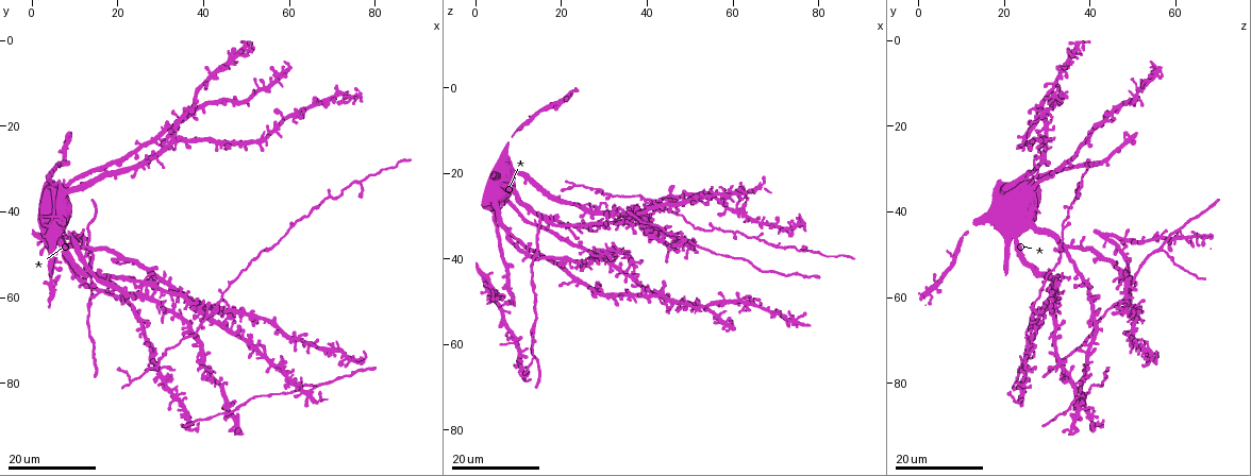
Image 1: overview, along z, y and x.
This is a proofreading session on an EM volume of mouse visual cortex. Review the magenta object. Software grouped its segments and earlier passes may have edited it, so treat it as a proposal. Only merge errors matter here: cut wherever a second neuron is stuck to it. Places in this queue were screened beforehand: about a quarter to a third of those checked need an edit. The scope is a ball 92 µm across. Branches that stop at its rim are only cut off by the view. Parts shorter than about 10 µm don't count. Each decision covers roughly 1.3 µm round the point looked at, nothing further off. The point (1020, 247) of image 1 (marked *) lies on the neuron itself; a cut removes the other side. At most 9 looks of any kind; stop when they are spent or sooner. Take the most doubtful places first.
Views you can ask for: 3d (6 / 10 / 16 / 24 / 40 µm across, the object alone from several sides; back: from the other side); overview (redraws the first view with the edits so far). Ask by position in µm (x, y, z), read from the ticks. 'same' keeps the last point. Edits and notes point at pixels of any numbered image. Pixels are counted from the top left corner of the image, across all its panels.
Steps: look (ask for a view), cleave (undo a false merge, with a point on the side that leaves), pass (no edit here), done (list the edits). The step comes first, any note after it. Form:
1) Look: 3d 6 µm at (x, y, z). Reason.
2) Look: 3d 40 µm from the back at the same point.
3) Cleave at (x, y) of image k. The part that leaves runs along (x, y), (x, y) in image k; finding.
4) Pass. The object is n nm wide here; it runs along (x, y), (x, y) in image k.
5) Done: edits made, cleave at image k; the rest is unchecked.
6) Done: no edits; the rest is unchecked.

Look: 3d 24 µm at (41.0, 64.5, 26.5). Four or more arms meet.

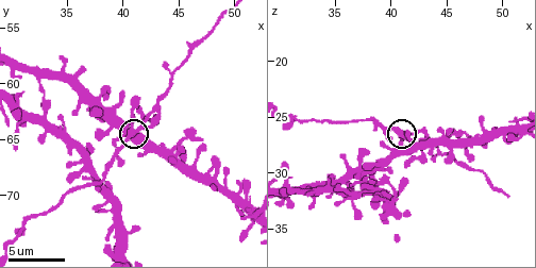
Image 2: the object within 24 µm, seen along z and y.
Look: 3d 10 µm at (41.0, 64.2, 26.6).

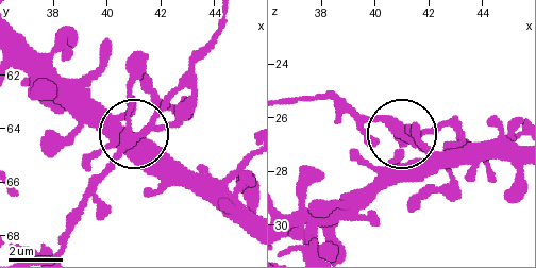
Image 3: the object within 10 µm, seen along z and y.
Pass. Continuous, no second neuron.

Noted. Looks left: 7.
Look: 3d 16 µm at (13.0, 44.5, 60.5). Arms part here.

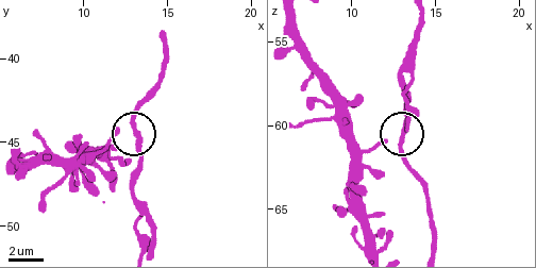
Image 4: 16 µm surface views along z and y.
Look: 3d 10 µm at (13.1, 44.1, 60.9).

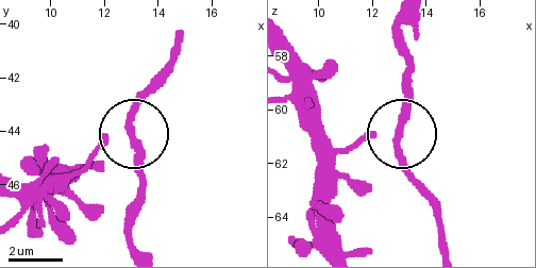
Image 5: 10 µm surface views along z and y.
Pass. 3 arms meet here; all the same neuron.

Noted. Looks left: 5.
Look: 3d 16 µm at (29.5, 76.0, 23.5). Small branch off a trunk.

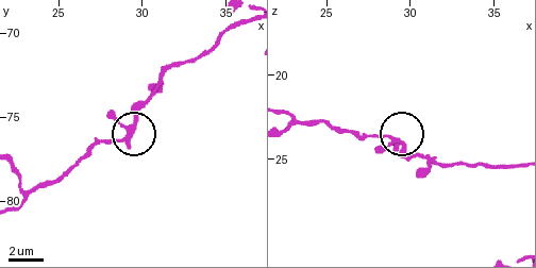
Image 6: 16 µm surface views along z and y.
Look: 3d 10 µm at the same point.

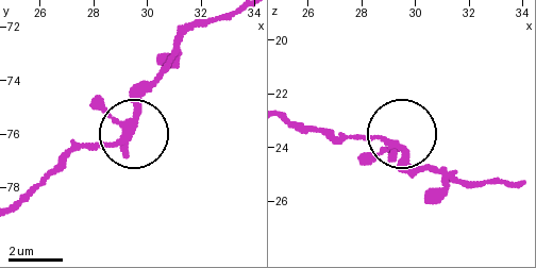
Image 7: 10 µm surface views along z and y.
Pass. The object is 240 nm wide here; it runs along (214, 18), (187, 32), (132, 132), (66, 160) in image 7; all the same neuron.

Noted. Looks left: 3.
Look: 3d 24 µm at (13.5, 49.0, 56.0). Branch point.

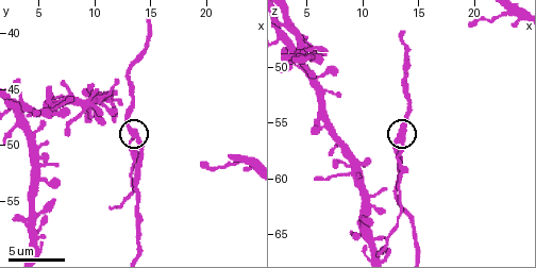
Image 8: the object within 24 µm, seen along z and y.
Look: 3d 6 µm at (13.4, 48.8, 56.6).

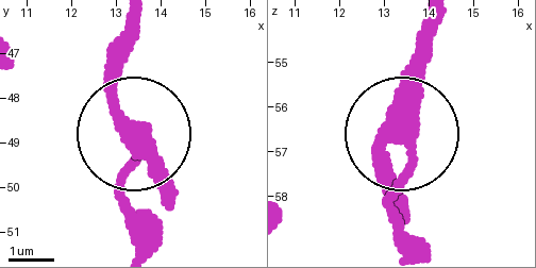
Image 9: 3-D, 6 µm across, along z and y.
Pass. The side arm is 14 µm long; it runs along (432, 23), (409, 81), (409, 161), (386, 215) in image 9; all the same neuron.

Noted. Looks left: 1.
Done: no edits; the rest is unchecked.

